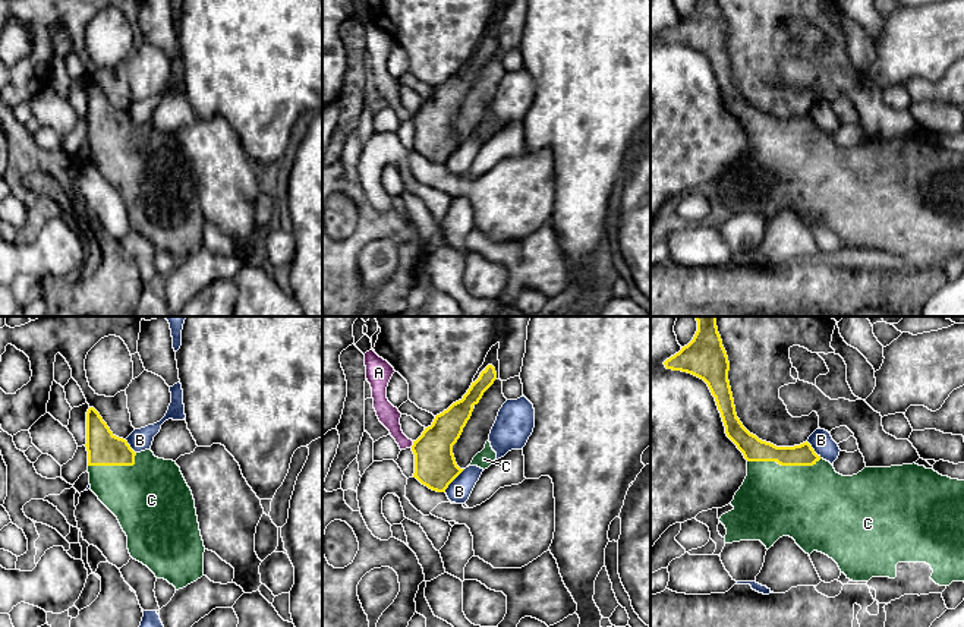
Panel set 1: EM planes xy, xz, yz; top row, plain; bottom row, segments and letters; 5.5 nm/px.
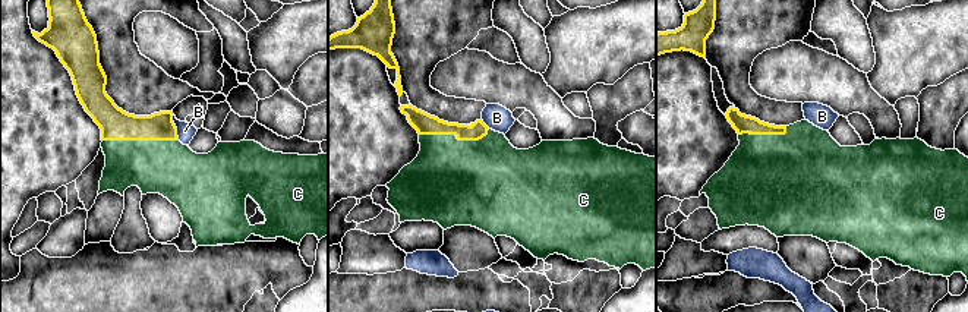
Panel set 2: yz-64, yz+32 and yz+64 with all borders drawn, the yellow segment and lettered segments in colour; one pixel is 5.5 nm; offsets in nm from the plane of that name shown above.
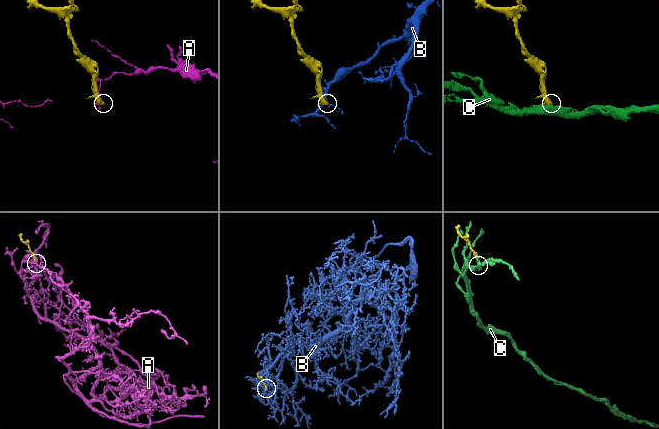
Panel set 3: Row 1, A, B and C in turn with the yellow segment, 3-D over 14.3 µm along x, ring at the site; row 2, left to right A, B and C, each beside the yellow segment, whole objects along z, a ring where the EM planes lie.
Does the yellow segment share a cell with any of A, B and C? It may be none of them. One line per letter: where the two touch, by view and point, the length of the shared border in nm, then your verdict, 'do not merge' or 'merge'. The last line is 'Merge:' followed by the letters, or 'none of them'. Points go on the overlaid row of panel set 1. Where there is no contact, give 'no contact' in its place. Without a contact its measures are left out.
A: contact xz (413, 444); length 40 nm; do not merge
B: contact xz (453, 479); length 170 nm; do not merge
C: contact yz (784, 465); length 400 nm; merge
Merge: C

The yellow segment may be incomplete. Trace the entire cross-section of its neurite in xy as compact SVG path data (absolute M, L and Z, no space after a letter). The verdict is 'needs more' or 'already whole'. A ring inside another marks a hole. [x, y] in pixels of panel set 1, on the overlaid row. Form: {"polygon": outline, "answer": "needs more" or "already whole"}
{"polygon": "M86 412L86 451L91 491L117 517L127 536L127 549L133 560L147 565L157 579L164 579L176 587L186 587L204 576L204 541L199 530L195 500L180 467L173 460L154 456L151 450L135 453L126 439L116 437L100 413Z", "answer": "needs more"}

